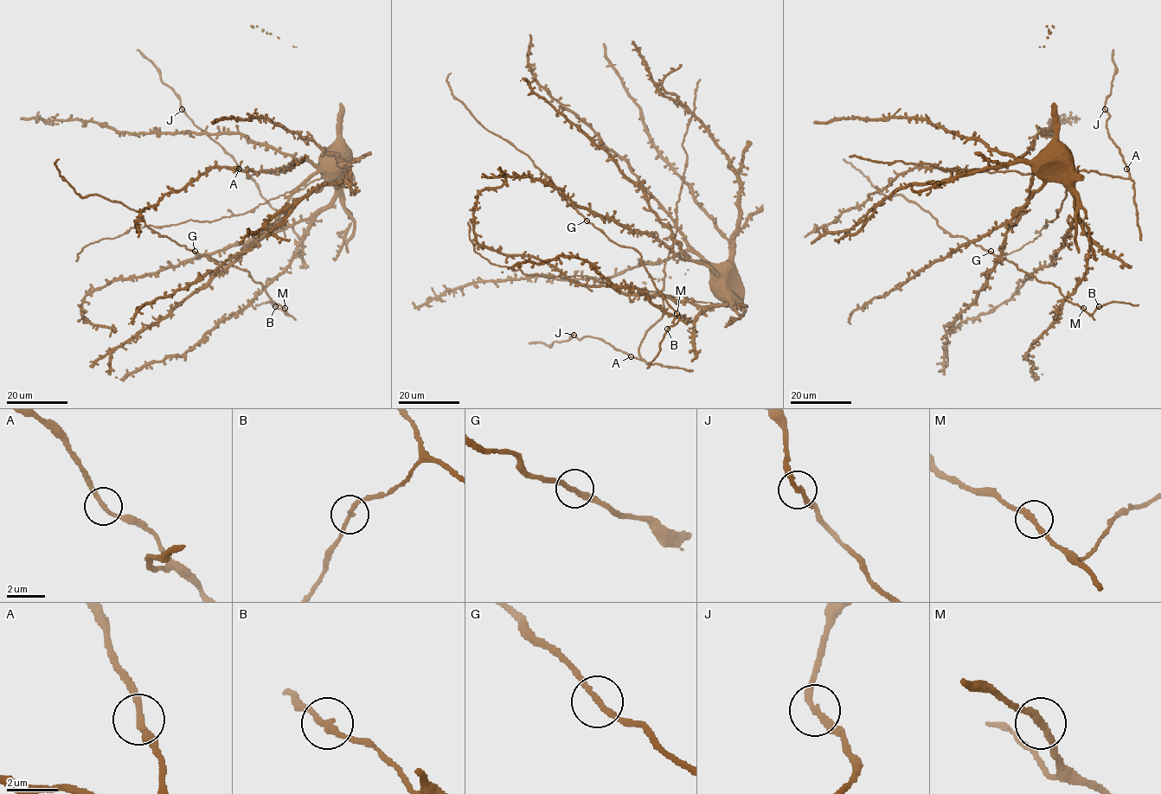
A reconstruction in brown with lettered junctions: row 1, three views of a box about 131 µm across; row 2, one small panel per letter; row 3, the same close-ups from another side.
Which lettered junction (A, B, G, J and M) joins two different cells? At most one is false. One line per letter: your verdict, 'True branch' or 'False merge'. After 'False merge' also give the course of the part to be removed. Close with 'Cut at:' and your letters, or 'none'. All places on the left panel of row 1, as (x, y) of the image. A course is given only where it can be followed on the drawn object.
A: True branch
B: True branch
G: True branch
J: True branch
M: True branch
Cut at: none

